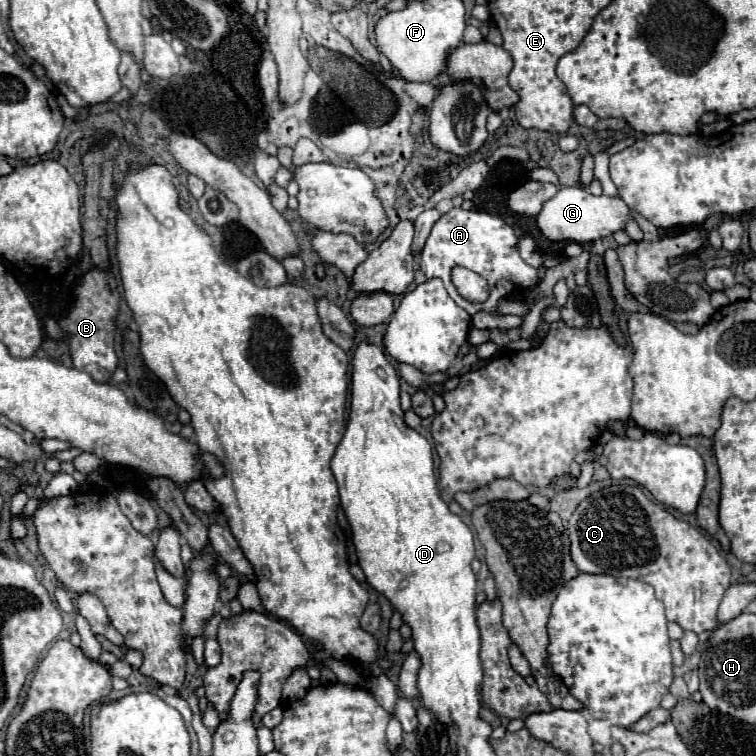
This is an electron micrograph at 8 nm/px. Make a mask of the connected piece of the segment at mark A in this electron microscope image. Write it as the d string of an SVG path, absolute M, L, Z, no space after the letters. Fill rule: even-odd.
M451 209L445 213L431 229L431 235L425 241L425 247L419 255L419 267L425 273L427 279L439 277L445 283L445 289L449 297L465 309L469 315L475 315L477 311L487 311L491 315L497 315L499 301L505 297L511 297L513 293L521 289L535 287L539 283L539 273L535 267L525 263L517 251L517 237L513 229L497 215L489 215L485 211L465 211L465 209ZM453 267L465 267L475 271L477 275L485 277L489 281L491 297L485 303L469 303L459 297L451 283L451 269Z

